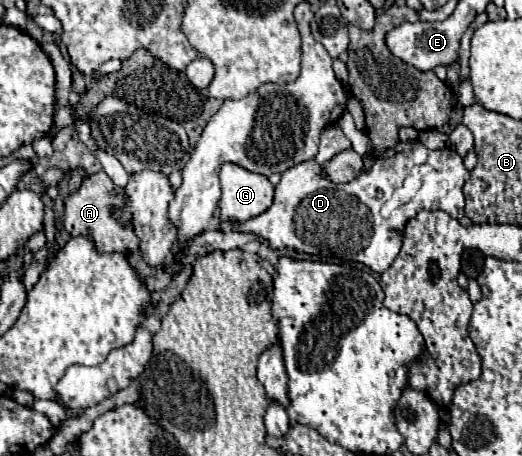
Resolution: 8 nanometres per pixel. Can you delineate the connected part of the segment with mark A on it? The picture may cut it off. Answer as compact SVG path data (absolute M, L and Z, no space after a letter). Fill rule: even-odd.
M96 172L92 176L88 176L82 186L70 194L66 198L66 214L64 214L64 230L70 236L86 236L90 242L94 242L96 250L102 254L130 254L130 252L138 252L138 238L136 234L132 234L132 230L128 230L126 226L120 226L120 222L116 222L112 218L112 208L114 206L122 206L124 204L124 196L122 196L122 188L116 186L106 172Z

